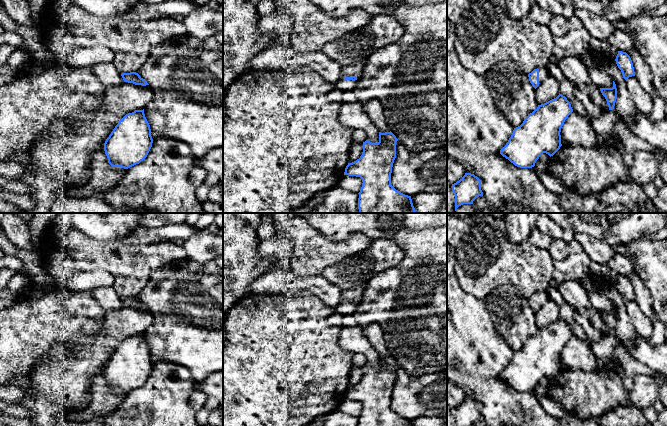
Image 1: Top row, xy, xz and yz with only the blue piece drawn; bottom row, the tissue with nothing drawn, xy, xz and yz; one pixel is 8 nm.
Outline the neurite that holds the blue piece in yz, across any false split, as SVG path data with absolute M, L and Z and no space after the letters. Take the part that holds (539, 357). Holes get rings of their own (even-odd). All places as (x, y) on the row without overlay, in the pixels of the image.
M559 318L556 322L544 328L538 329L538 331L524 343L520 350L514 352L508 366L500 374L500 378L520 392L534 391L536 385L543 377L548 378L550 381L553 380L562 370L561 352L572 336L573 333L570 326L562 318Z

